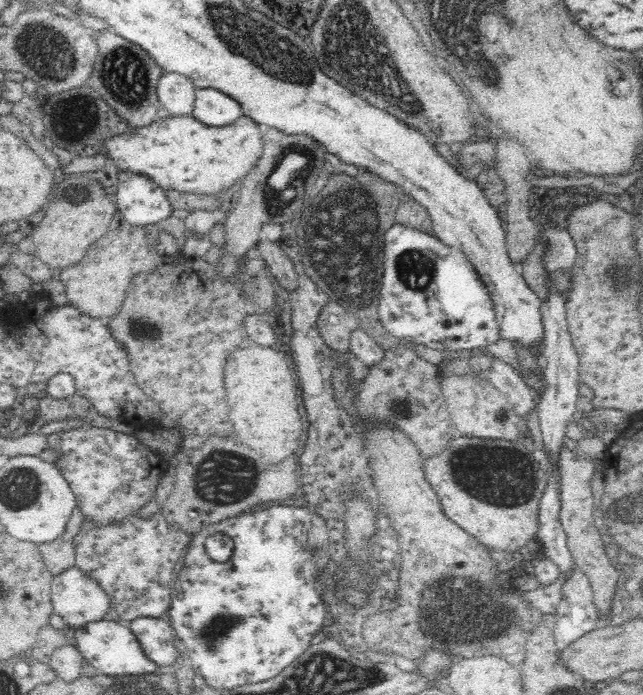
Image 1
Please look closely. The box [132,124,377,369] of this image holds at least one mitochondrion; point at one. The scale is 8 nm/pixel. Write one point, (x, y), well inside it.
(280, 192)

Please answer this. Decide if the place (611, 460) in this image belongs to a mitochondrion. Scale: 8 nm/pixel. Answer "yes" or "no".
no

